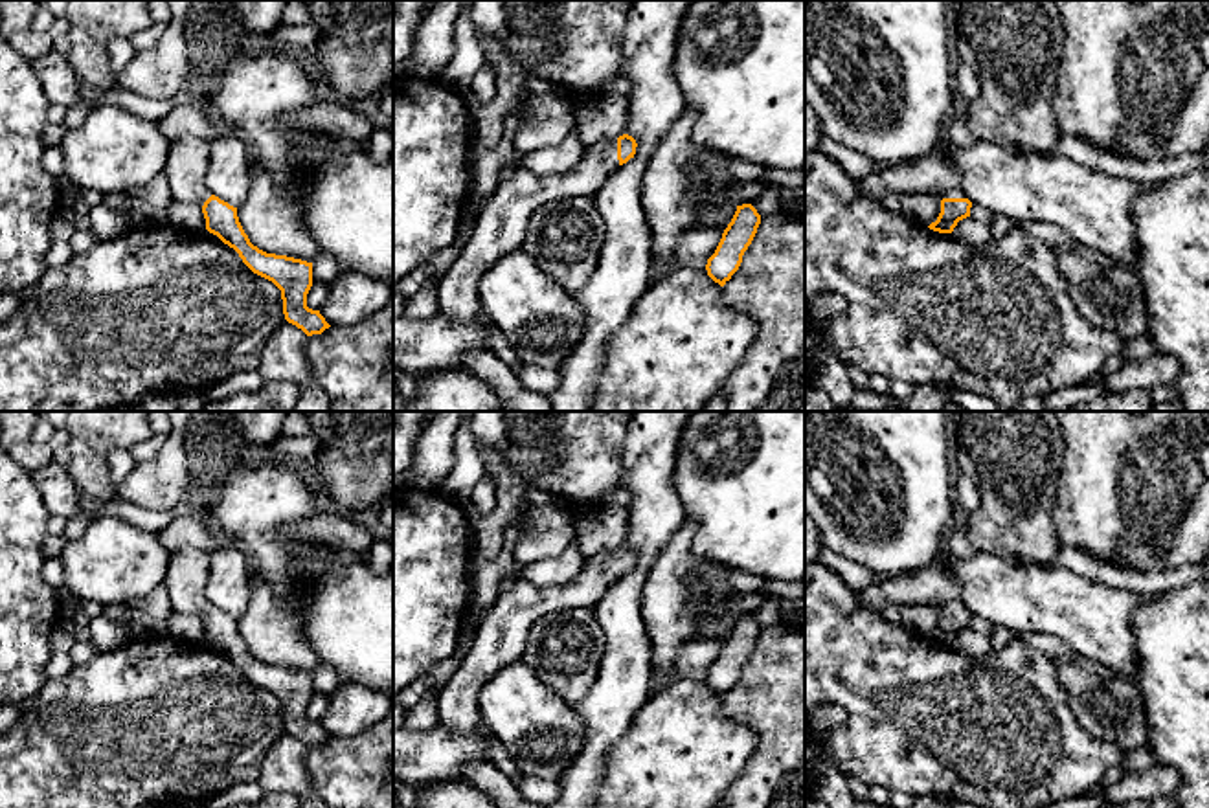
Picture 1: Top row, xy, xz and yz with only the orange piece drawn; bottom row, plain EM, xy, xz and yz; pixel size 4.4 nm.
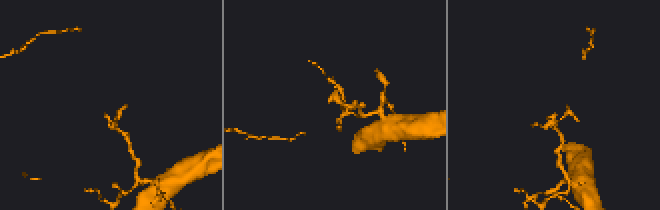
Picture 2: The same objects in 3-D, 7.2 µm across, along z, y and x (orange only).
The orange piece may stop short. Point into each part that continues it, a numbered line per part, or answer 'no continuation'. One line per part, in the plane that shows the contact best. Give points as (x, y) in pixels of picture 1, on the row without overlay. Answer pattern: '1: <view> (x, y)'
1: xz (500, 638)

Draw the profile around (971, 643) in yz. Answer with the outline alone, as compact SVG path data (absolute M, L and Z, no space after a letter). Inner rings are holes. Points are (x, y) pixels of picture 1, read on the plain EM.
M972 628L959 632L952 646L961 654L977 659L992 652L989 635L974 632Z

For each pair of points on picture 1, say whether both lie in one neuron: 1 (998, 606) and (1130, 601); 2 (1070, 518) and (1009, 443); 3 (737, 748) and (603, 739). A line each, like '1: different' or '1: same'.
1: same
2: different
3: different

